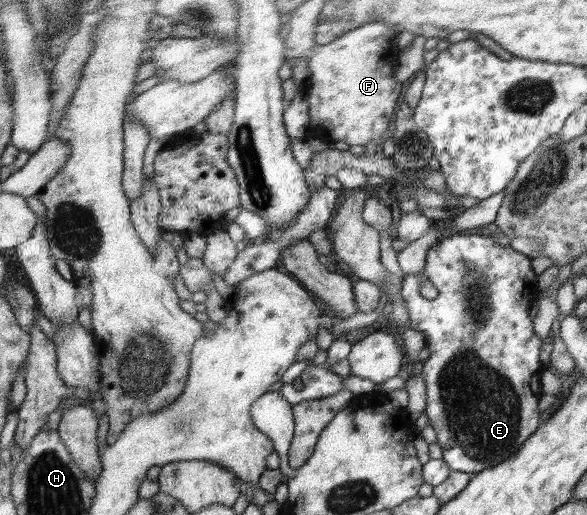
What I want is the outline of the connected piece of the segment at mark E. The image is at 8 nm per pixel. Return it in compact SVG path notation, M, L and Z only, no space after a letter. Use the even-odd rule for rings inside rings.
M457 233L448 237L442 236L436 244L429 248L425 256L424 270L421 274L406 274L403 277L401 297L408 313L409 327L412 330L419 330L424 335L427 347L431 350L429 358L419 366L426 387L426 407L424 413L428 416L430 426L432 426L437 435L438 445L442 447L444 463L450 466L451 470L474 475L488 468L496 467L496 465L508 461L510 456L516 455L516 452L520 451L523 444L540 428L540 424L538 424L540 422L540 412L538 412L538 400L540 398L538 396L542 394L542 387L538 370L542 368L542 364L540 364L542 340L540 340L541 336L536 334L535 328L532 328L532 318L528 316L528 308L532 306L532 300L538 294L539 286L536 286L536 275L532 272L530 258L523 252L497 243L492 236ZM420 276L426 276L432 282L438 289L438 297L428 300L420 295L420 284L422 281Z

